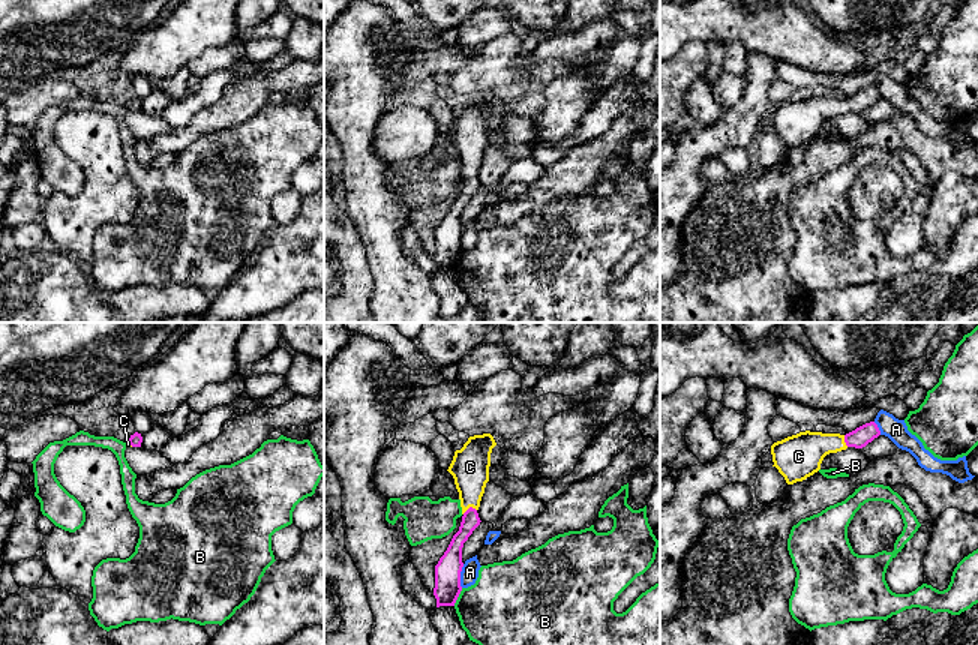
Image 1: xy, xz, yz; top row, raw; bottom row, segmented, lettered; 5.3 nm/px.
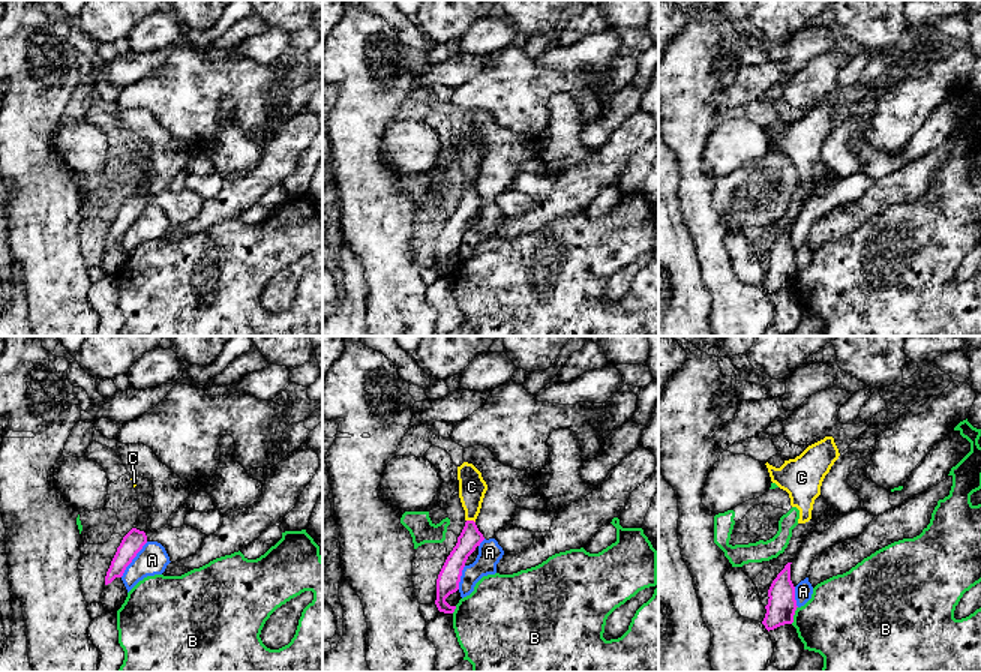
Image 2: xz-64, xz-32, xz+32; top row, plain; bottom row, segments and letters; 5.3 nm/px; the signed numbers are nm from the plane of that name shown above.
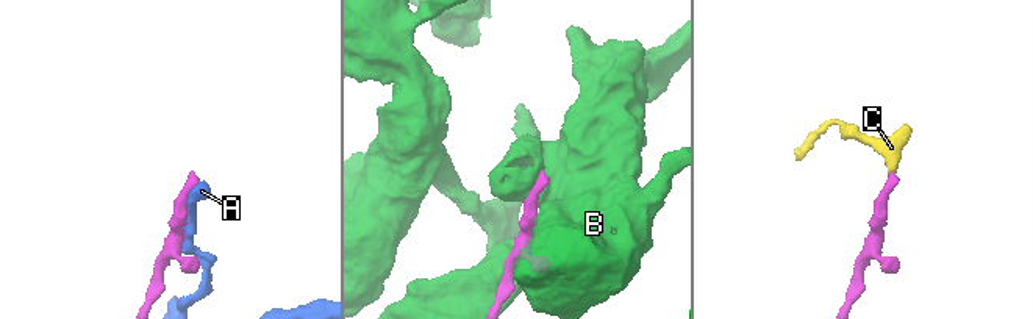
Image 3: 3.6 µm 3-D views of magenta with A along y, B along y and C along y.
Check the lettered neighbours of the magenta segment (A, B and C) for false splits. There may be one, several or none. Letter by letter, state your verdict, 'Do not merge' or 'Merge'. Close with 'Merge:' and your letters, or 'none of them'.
A: Do not merge
B: Do not merge
C: Merge
Merge: C

